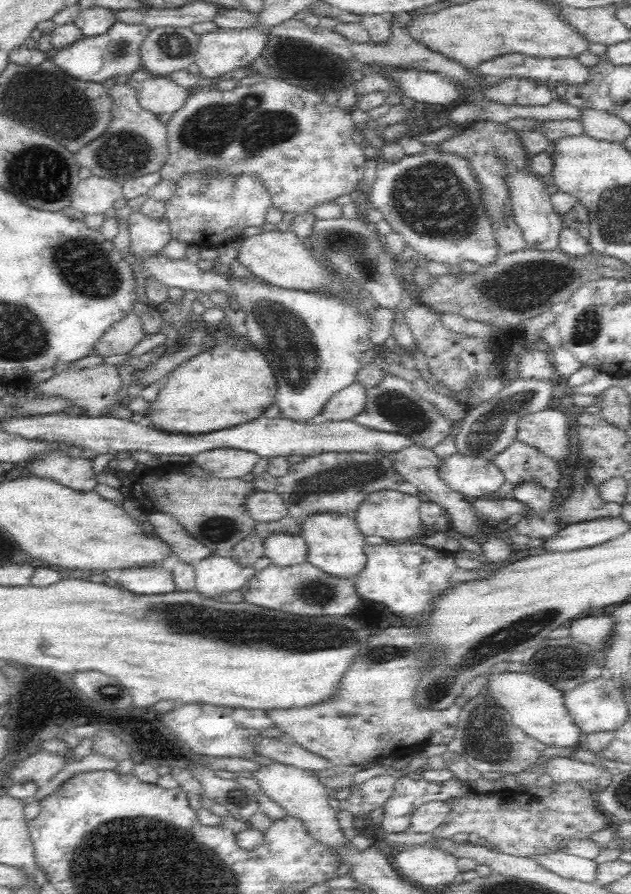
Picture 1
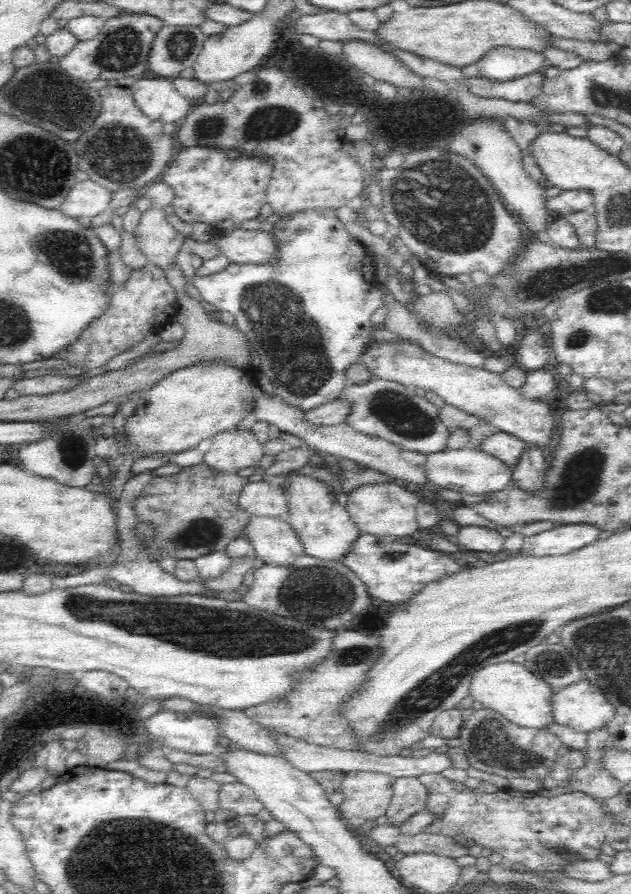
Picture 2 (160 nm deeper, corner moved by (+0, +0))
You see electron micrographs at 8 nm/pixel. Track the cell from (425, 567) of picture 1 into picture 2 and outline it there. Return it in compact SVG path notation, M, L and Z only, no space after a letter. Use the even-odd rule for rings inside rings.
M360 533L360 536L354 540L354 544L342 556L341 561L352 572L355 572L362 582L366 583L370 596L400 605L408 602L414 594L418 594L426 584L434 582L442 576L462 572L466 564L456 562L452 558L454 557L440 551L420 547L420 545L382 542L380 537Z

